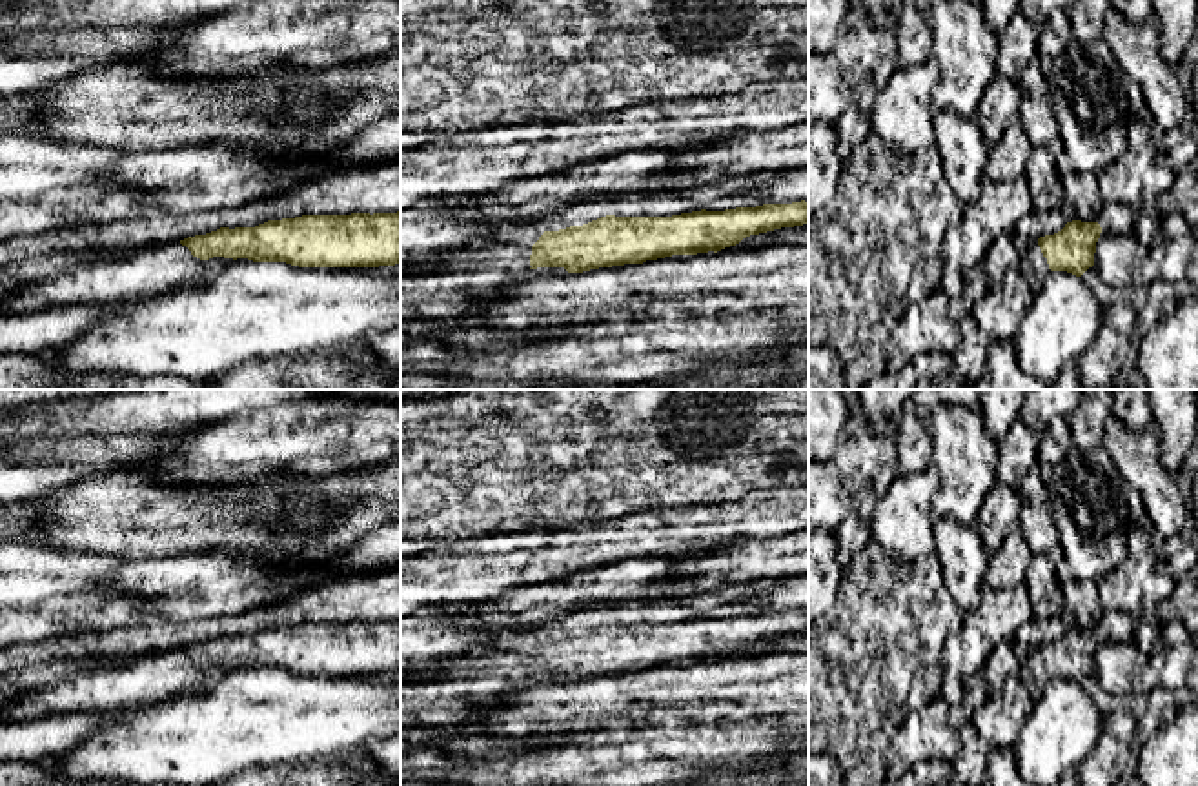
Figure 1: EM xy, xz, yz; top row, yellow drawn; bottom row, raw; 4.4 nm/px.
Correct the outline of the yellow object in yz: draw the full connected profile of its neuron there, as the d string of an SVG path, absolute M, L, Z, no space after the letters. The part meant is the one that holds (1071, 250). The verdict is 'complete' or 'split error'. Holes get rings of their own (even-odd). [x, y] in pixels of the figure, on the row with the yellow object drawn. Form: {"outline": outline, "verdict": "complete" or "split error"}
{"outline": "M1067 222L1061 231L1030 242L1027 253L1020 257L1020 271L1034 291L1043 286L1051 271L1067 271L1081 277L1094 266L1100 233L1098 222Z", "verdict": "split error"}

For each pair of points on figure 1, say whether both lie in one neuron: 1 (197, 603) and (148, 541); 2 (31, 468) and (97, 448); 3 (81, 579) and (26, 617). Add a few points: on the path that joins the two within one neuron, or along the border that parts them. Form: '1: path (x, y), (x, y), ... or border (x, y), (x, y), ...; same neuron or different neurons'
1: border (204, 554), (173, 554), (126, 561); different neurons
2: path (48, 464), (81, 455); same neuron
3: border (19, 606), (26, 608); different neurons

